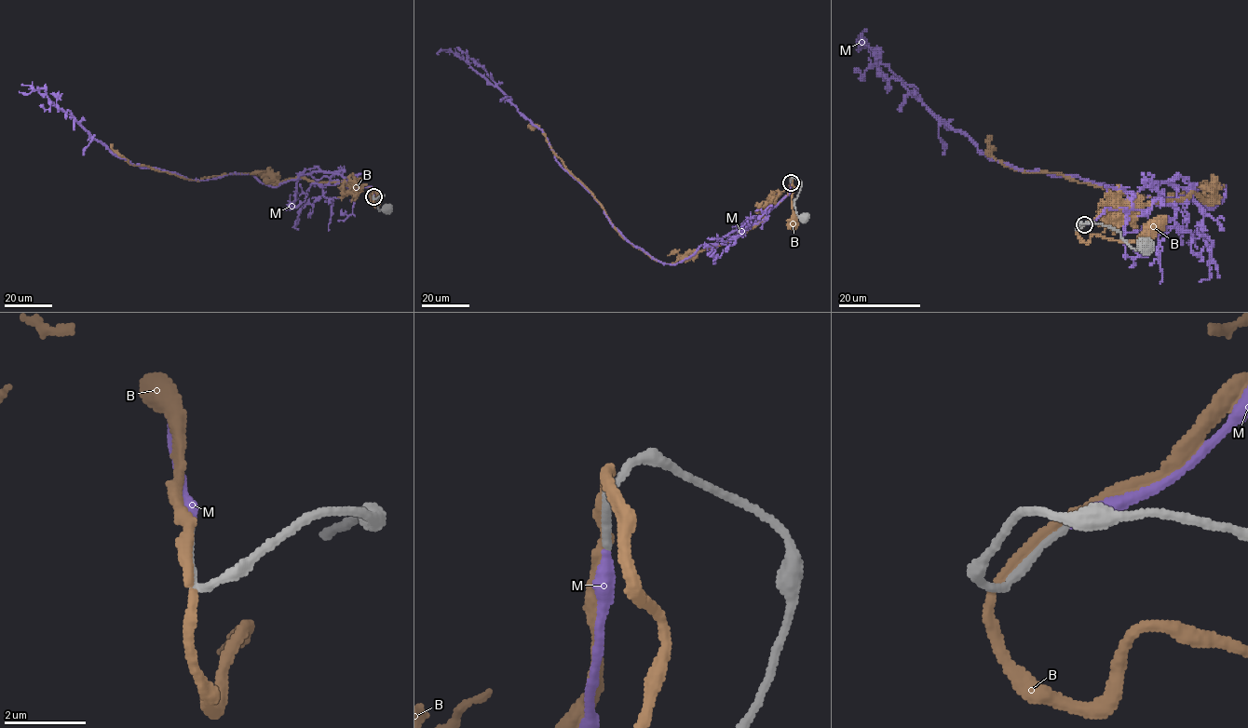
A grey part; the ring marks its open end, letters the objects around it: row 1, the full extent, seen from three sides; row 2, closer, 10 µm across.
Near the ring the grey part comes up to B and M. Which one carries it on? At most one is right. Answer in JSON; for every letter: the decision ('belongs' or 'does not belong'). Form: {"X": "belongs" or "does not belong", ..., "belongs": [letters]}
{"B": "does not belong", "M": "belongs", "belongs": ["M"]}

